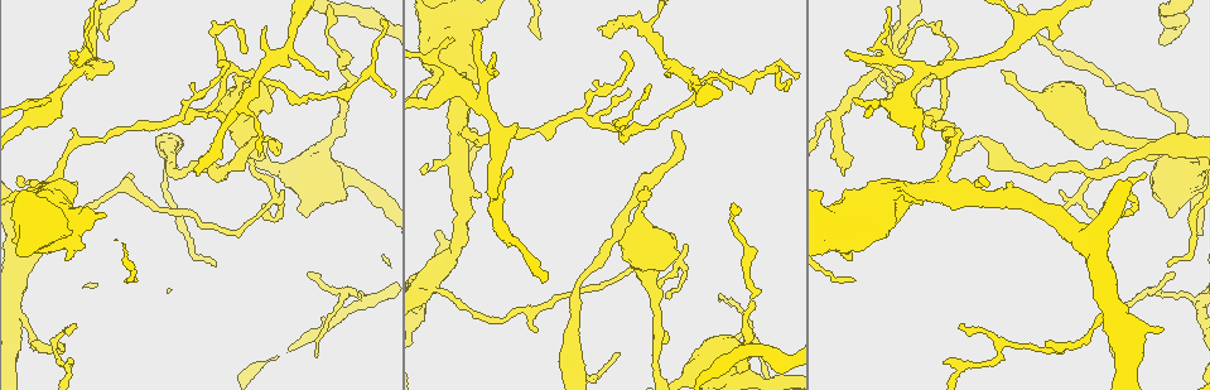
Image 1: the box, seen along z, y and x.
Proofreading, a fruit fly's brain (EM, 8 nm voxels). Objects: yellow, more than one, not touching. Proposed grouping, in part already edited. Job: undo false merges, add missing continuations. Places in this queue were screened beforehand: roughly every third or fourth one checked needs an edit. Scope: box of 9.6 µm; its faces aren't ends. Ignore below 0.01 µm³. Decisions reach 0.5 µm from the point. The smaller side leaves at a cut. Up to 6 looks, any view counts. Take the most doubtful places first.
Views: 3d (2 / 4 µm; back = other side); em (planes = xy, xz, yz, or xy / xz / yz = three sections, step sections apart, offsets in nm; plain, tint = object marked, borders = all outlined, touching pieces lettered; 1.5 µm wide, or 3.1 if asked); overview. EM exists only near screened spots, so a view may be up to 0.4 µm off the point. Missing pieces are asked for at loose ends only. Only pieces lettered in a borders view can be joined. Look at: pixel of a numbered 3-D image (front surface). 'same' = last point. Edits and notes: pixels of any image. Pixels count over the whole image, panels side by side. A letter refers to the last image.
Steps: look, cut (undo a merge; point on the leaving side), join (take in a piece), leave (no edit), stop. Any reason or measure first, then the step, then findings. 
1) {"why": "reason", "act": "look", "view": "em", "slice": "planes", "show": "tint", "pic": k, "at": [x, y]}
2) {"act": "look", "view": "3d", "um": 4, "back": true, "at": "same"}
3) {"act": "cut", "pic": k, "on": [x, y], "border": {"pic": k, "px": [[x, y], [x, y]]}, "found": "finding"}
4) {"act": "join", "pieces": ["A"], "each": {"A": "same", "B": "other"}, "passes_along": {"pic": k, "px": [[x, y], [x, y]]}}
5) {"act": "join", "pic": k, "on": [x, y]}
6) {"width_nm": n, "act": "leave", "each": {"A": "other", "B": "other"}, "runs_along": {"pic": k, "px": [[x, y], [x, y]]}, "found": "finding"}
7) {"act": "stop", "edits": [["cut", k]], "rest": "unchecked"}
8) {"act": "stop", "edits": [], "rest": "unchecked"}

{"act": "look", "view": "3d", "um": 4, "pic": 1, "at": [1001, 70]}

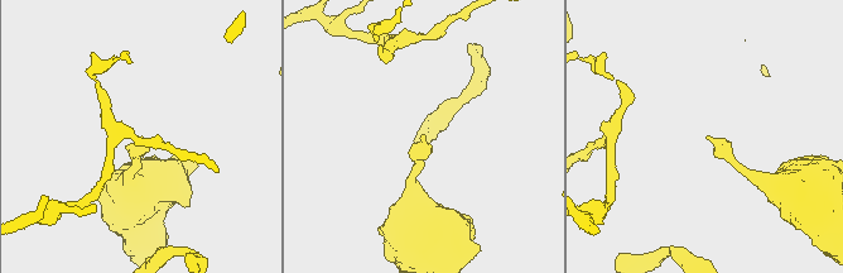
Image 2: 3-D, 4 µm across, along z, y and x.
{"why": "need the tissue", "act": "look", "view": "em", "slice": "yz", "step": 4, "show": "tint", "pic": 2, "at": [142, 136]}

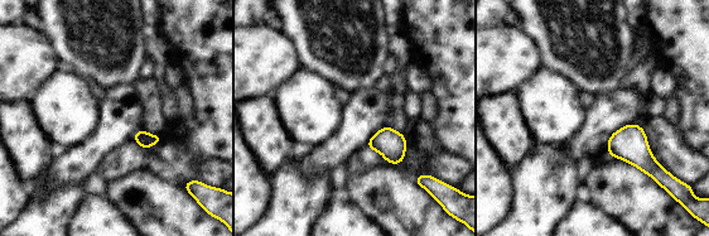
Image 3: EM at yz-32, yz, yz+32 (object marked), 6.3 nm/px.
{"why": "cut it another way", "act": "look", "view": "em", "slice": "planes", "show": "borders", "at": "same"}

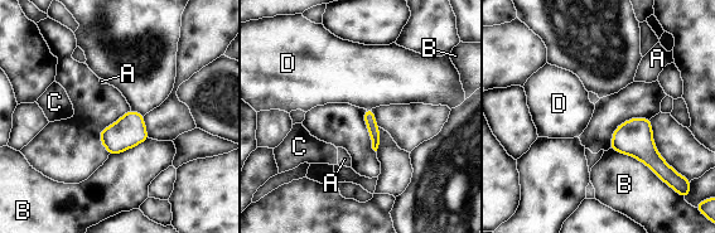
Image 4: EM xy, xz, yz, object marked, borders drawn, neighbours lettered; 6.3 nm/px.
{"act": "leave", "each": {"A": "other", "B": "other", "C": "other", "D": "other"}, "border": {"pic": 4, "px": [[371, 108], [366, 110]]}, "found": "no lettered piece goes on from it"}

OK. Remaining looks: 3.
{"why": "an open end", "act": "look", "view": "em", "slice": "xy", "step": 8, "show": "plain", "pic": 1, "at": [946, 148]}

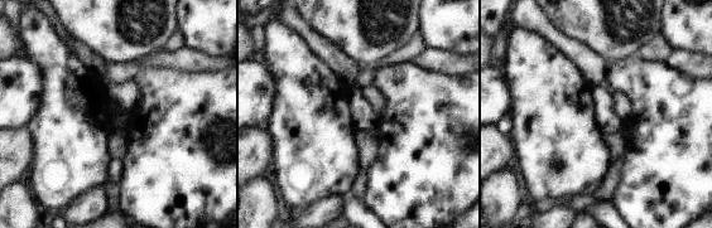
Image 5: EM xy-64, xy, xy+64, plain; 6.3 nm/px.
{"act": "look", "view": "em", "slice": "xy", "step": 8, "show": "borders", "at": "same"}

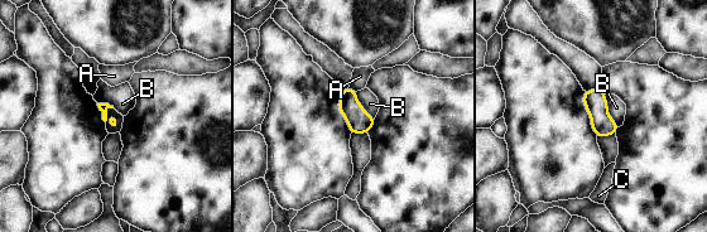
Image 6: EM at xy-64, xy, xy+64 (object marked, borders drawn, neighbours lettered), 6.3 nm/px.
{"longest_contact_nm": ["B", 220], "act": "leave", "each": {"A": "other", "B": "other", "C": "other"}, "found": "no lettered piece goes on from it"}

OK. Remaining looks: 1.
{"why": "free end", "act": "look", "view": "em", "slice": "yz", "step": 4, "show": "borders", "pic": 1, "at": [113, 67]}

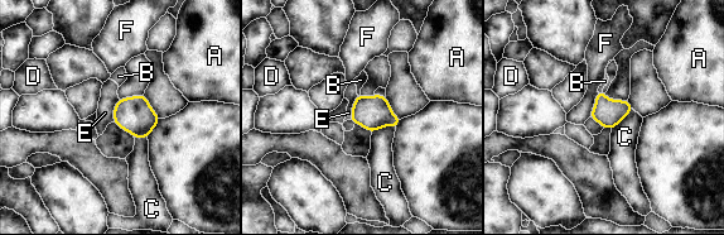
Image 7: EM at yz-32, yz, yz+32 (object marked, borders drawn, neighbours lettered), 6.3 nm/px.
{"width_nm": 190, "act": "leave", "each": {"A": "other", "B": "other", "C": "other", "D": "other", "E": "other", "F": "other"}, "border": {"pic": 7, "px": [[395, 126], [379, 128], [372, 133]]}, "found": "none of them fits"}

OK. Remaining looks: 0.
{"act": "stop", "edits": [], "rest": "unchecked"}

